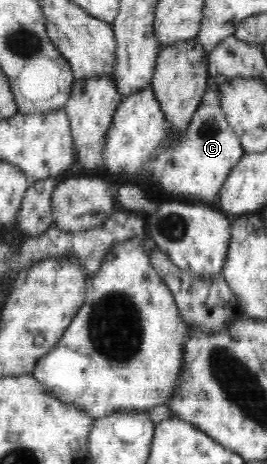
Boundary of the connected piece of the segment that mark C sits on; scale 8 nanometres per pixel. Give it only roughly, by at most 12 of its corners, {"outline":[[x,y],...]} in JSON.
{"outline":[[211,80],[160,183],[218,199],[245,152]]}

